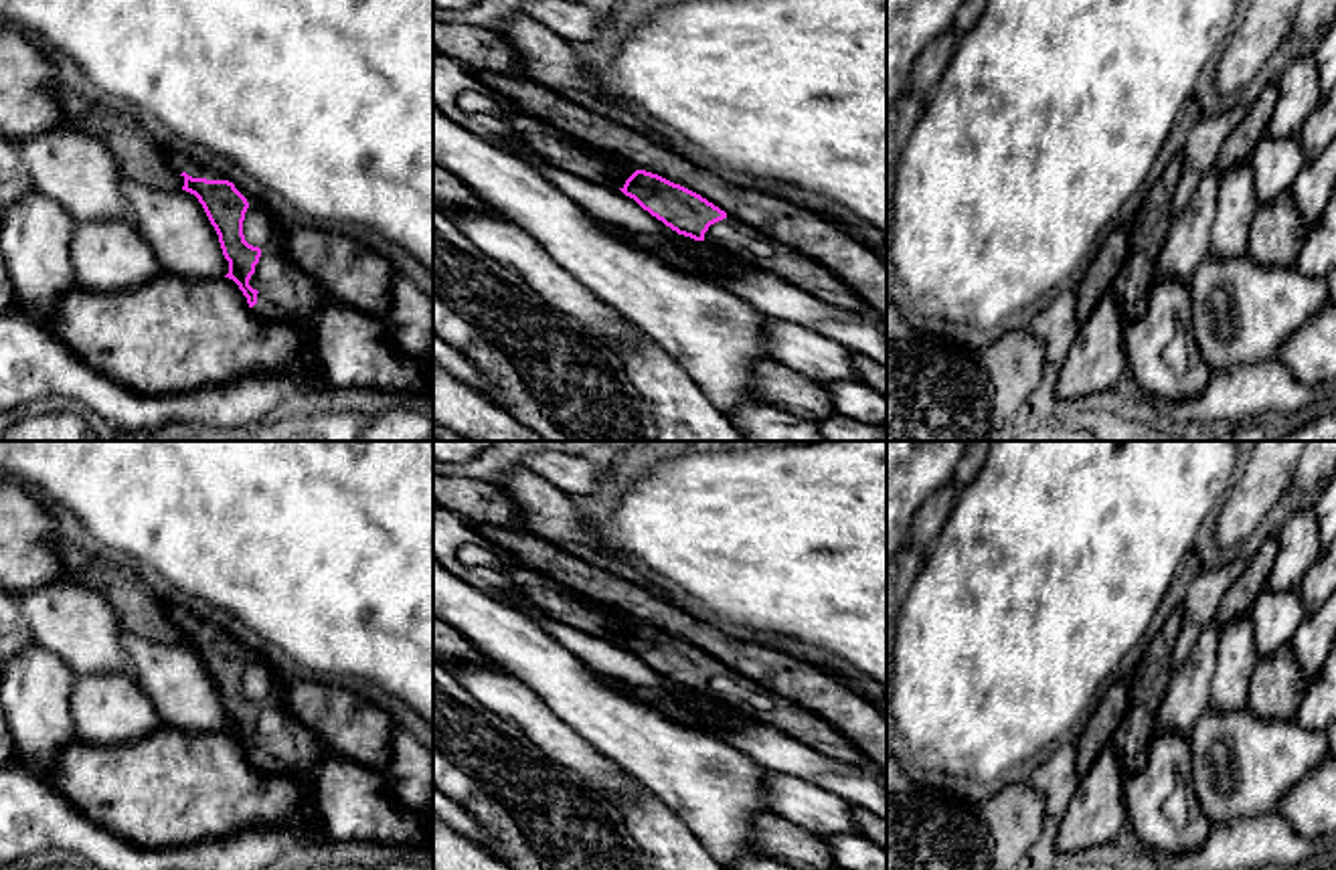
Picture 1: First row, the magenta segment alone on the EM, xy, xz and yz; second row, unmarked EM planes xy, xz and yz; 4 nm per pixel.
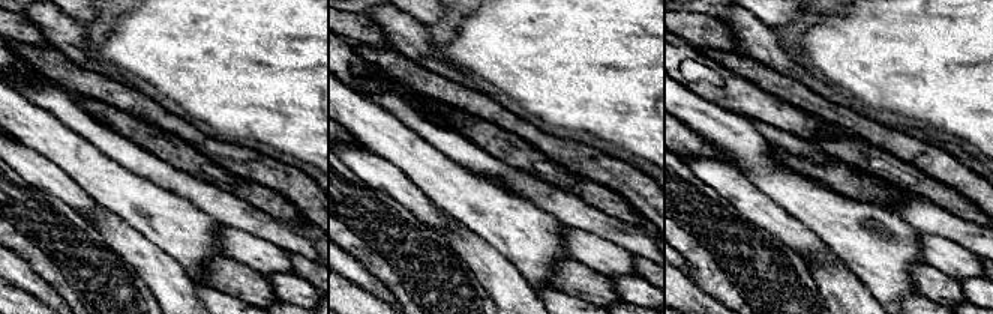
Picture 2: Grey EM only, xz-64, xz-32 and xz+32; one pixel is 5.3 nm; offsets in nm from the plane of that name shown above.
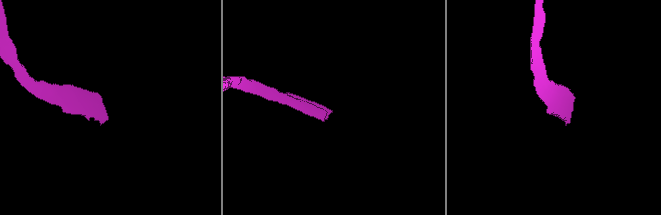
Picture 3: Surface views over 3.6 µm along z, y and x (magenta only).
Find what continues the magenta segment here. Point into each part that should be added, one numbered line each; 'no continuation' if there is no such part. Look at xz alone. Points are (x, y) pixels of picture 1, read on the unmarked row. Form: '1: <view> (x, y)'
1: xz (731, 690)

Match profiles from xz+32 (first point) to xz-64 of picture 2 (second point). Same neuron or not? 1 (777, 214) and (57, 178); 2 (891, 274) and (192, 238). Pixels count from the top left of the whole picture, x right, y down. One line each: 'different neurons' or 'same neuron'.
1: same neuron
2: same neuron

